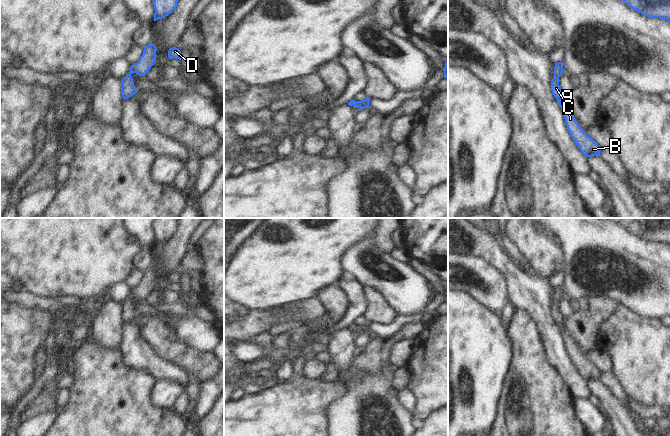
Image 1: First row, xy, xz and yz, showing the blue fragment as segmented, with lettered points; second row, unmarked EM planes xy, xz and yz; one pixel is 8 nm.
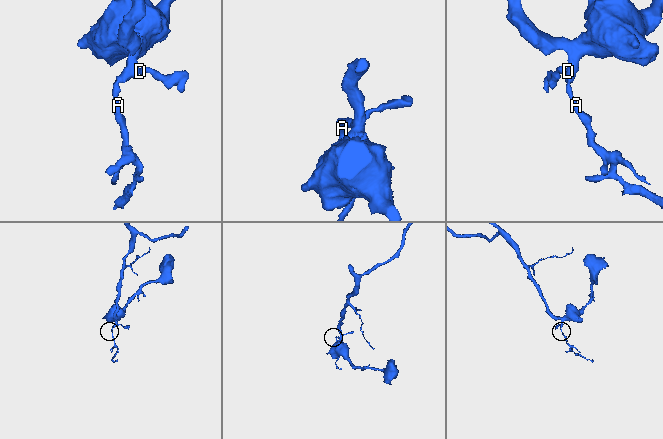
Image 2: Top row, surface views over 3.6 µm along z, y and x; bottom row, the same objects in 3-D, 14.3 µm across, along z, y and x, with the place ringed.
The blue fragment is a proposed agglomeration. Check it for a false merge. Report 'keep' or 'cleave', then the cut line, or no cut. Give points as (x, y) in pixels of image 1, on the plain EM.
keep; cut none

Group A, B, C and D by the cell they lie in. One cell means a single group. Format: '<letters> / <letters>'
A B C D

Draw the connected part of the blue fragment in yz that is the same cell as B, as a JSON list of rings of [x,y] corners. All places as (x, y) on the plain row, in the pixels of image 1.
[[[558,286],[554,291],[554,300],[551,304],[551,315],[556,322],[565,343],[565,348],[569,355],[570,360],[575,365],[577,371],[580,373],[581,377],[587,382],[592,380],[600,380],[601,371],[595,366],[587,357],[579,350],[575,341],[568,335],[568,333],[563,329],[563,315],[559,310],[559,301],[563,297],[563,287]]]

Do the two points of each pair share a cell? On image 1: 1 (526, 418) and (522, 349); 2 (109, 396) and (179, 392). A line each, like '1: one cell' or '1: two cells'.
1: one cell
2: two cells

